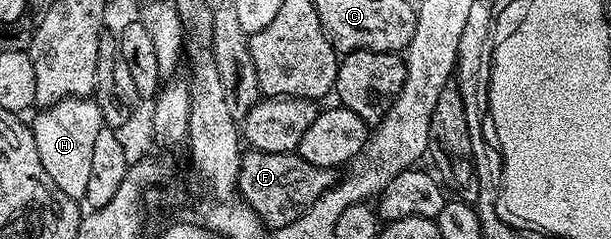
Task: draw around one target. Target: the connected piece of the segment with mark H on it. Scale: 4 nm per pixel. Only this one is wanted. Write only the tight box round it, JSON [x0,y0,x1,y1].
[32,98,103,201]

